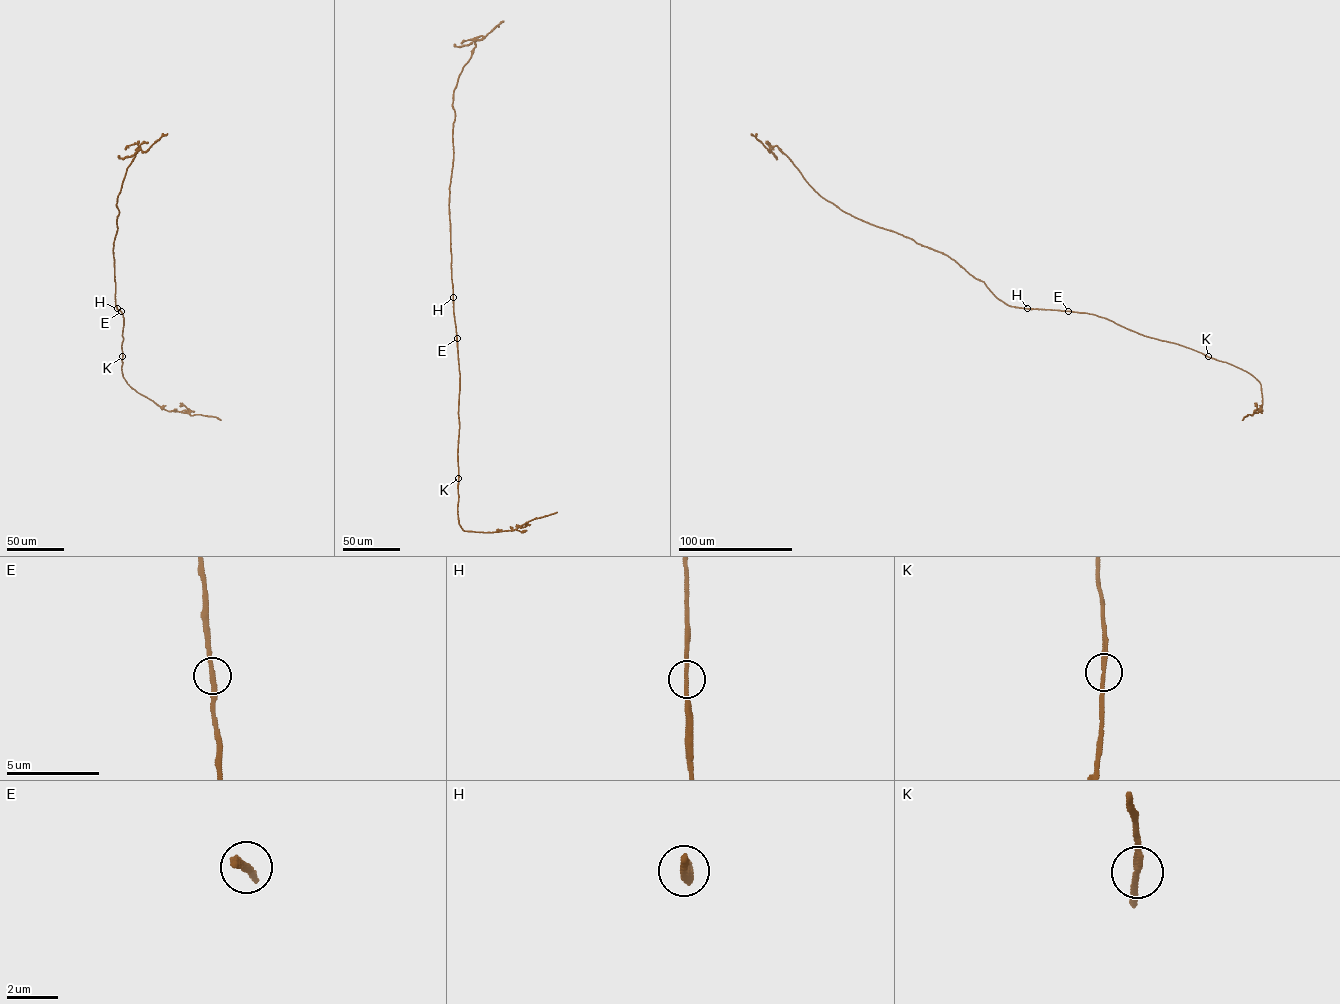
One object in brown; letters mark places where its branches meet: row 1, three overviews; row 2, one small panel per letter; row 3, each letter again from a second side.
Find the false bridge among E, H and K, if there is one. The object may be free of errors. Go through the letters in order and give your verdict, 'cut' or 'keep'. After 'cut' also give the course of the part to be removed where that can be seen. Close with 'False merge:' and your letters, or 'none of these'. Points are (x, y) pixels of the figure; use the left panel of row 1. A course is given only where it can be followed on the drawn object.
E: keep
H: keep
K: keep
False merge: none of these

